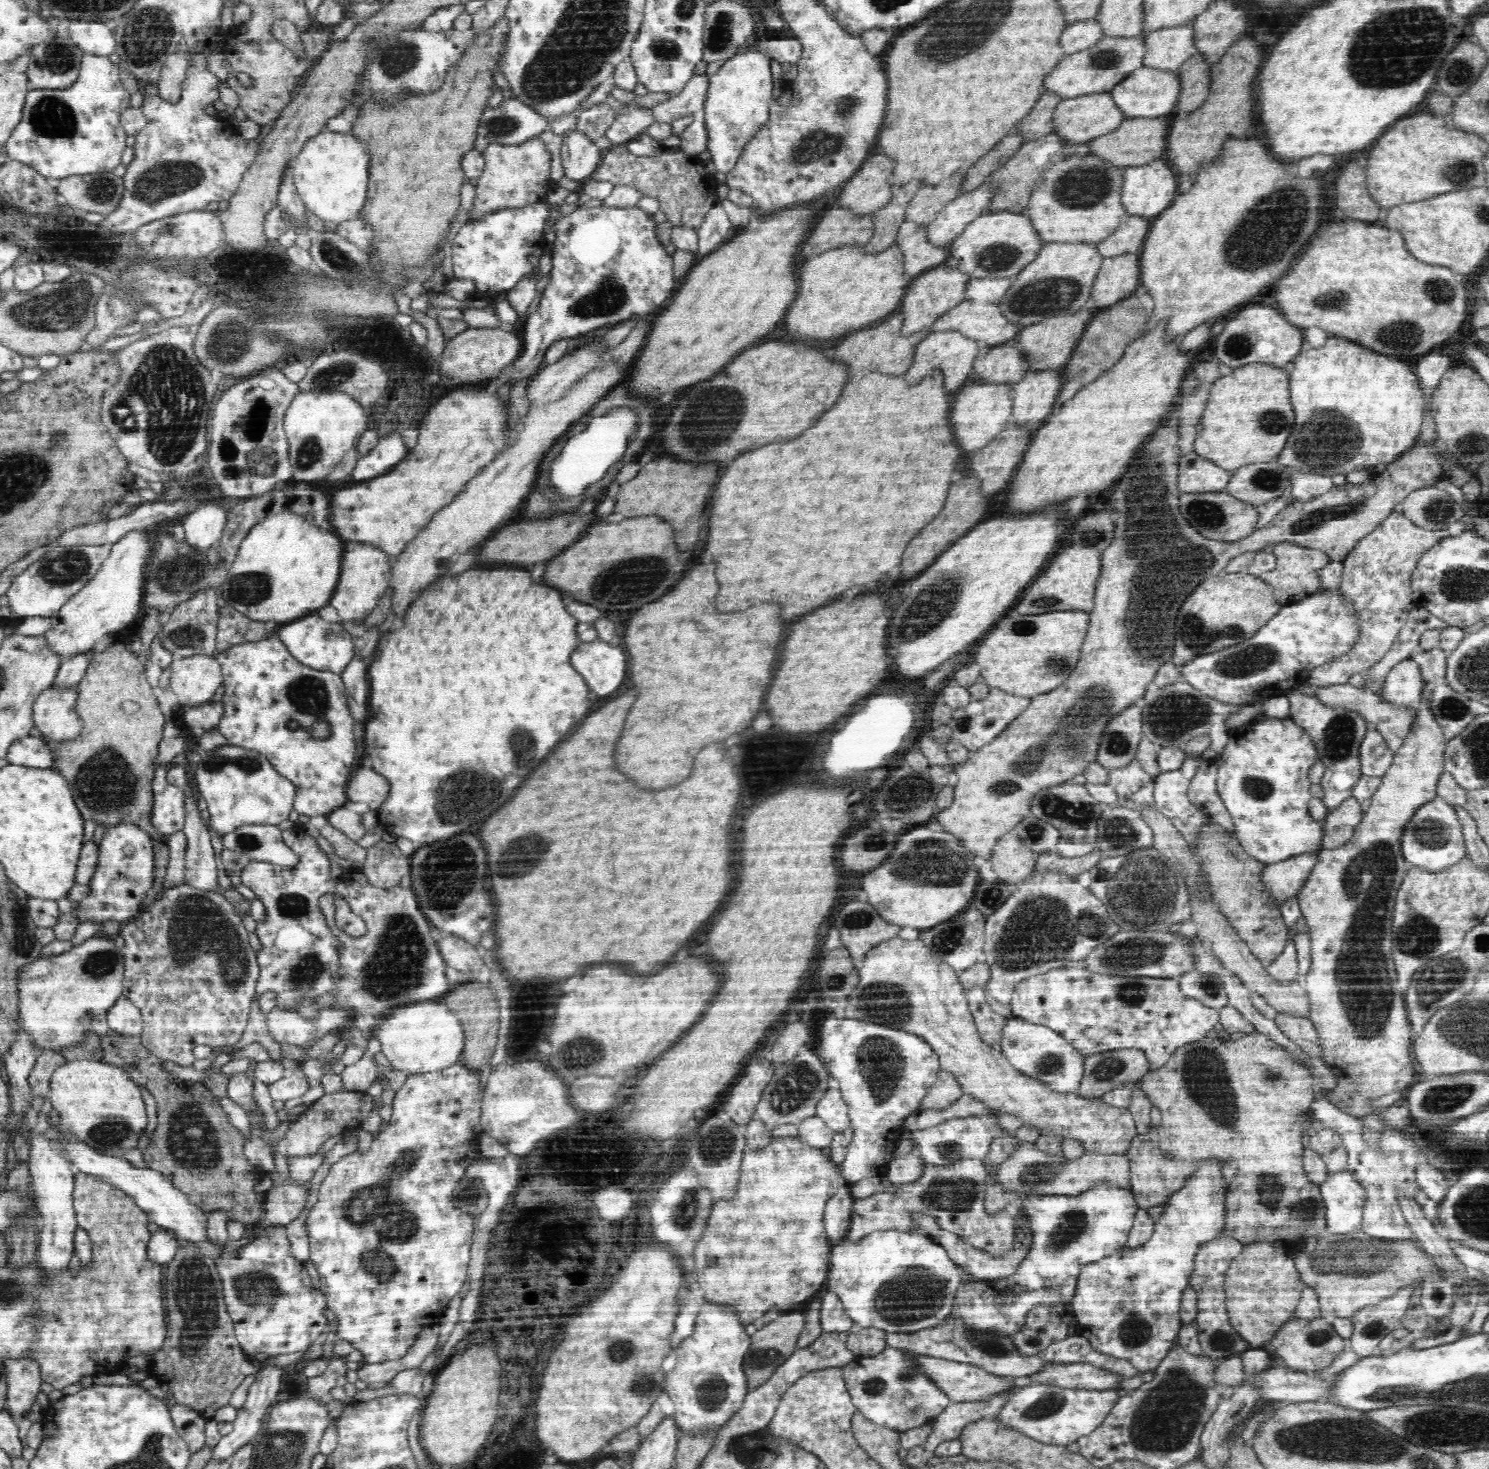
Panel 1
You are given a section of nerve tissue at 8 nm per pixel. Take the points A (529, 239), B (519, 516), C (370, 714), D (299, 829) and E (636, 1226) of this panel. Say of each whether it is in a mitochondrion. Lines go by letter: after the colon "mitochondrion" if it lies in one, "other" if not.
A: other
B: other
C: other
D: other
E: other

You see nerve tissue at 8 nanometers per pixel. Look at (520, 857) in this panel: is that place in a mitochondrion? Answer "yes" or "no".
yes

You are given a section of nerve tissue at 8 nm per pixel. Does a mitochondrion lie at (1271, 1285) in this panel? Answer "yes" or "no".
no

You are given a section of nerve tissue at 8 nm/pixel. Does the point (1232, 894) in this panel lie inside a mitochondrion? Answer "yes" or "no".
no

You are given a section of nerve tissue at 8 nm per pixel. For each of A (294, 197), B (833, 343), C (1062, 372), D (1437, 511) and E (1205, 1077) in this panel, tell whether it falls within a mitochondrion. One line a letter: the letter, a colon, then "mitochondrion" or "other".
A: other
B: other
C: other
D: mitochondrion
E: mitochondrion

